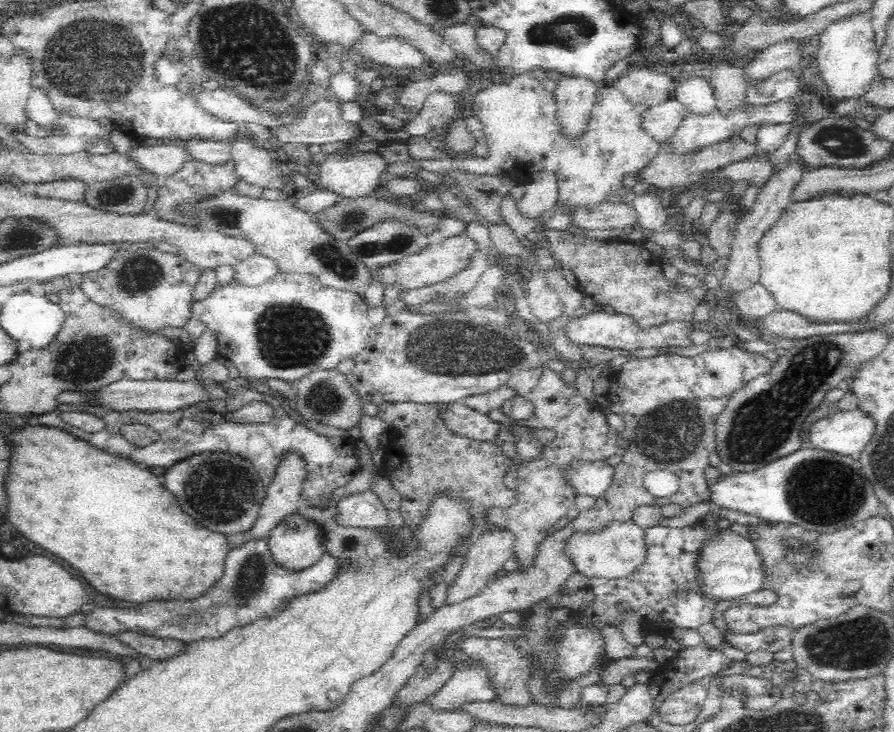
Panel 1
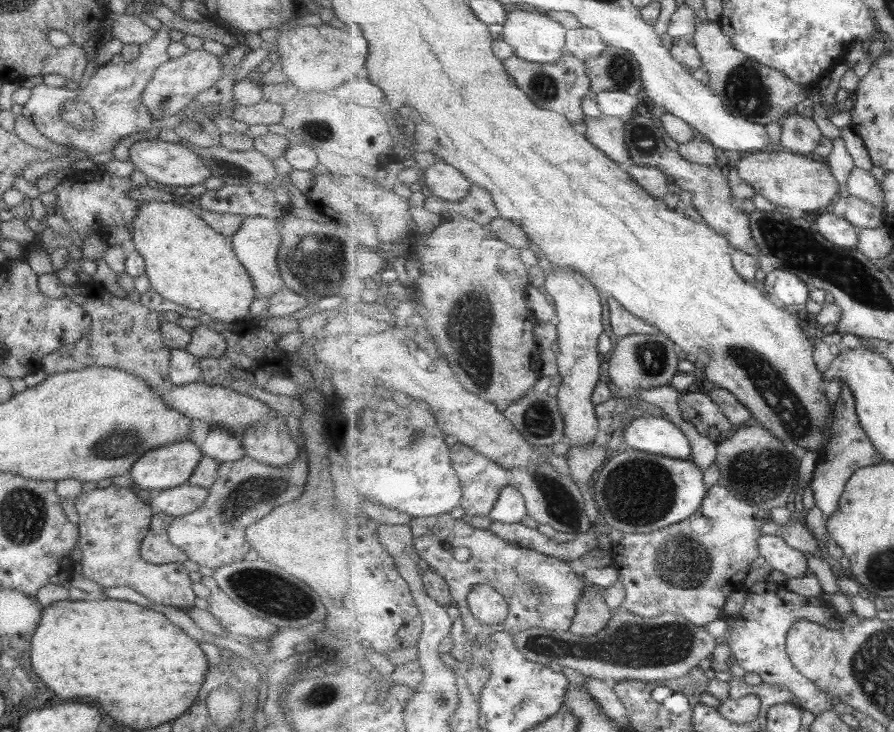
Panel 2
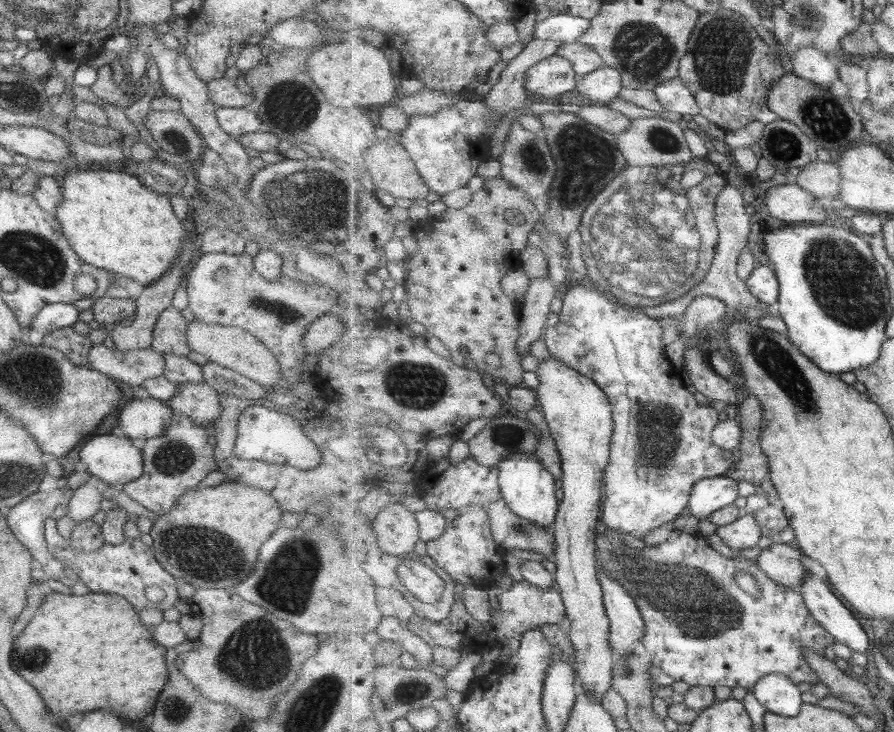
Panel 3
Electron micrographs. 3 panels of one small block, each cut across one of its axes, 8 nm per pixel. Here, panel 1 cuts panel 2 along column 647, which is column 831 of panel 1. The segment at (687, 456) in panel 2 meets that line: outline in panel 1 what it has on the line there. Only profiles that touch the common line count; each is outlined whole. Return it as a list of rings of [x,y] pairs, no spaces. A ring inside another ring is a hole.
[[[860,409],[840,410],[818,419],[807,436],[812,448],[852,456],[862,452],[872,440],[875,422]]]

